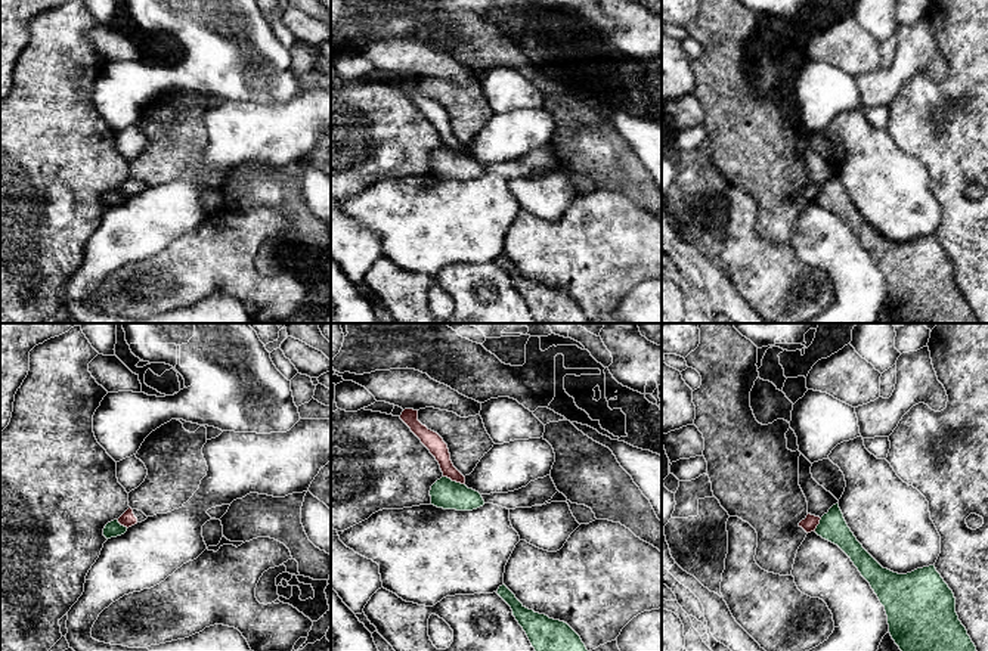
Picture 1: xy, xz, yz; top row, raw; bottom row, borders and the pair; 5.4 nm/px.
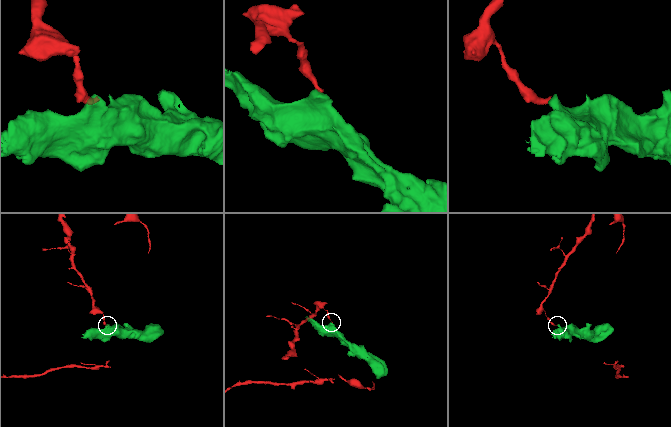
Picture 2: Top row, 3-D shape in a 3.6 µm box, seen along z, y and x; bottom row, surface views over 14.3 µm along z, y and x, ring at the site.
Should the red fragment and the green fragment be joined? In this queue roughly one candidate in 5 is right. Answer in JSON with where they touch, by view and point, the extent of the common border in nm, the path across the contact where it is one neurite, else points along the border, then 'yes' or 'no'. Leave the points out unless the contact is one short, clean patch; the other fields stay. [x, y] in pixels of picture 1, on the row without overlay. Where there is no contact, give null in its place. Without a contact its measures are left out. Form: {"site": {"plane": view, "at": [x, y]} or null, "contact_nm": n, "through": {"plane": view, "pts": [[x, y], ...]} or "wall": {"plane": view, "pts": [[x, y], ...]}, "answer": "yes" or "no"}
{"site": {"plane": "xz", "at": [454, 149]}, "contact_nm": 130, "wall": {"plane": "xz", "pts": [[443, 145], [464, 154]]}, "answer": "no"}

